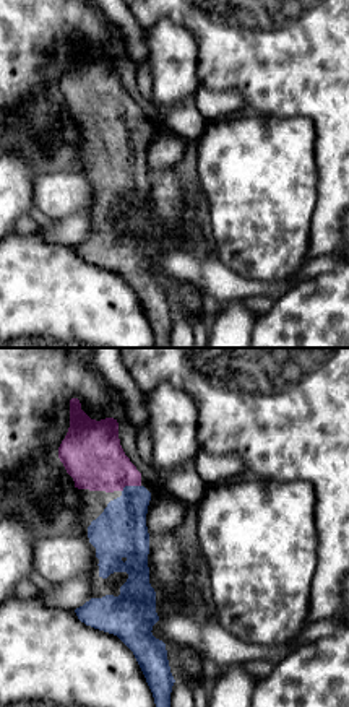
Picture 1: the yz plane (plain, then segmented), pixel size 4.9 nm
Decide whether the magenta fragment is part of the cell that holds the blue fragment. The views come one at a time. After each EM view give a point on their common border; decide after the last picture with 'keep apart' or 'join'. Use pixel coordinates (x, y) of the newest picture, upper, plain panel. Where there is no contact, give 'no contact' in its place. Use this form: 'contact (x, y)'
contact (130, 122)

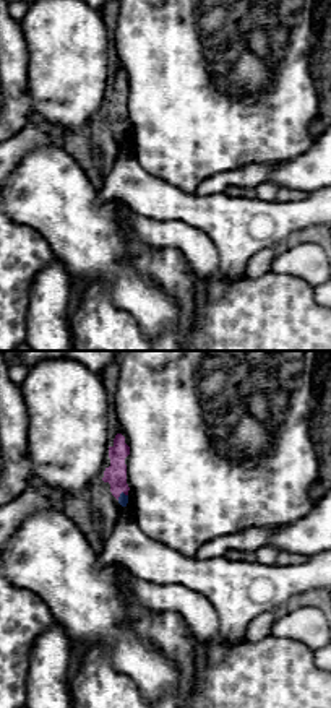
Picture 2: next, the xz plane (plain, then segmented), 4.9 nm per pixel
contact (120, 130)

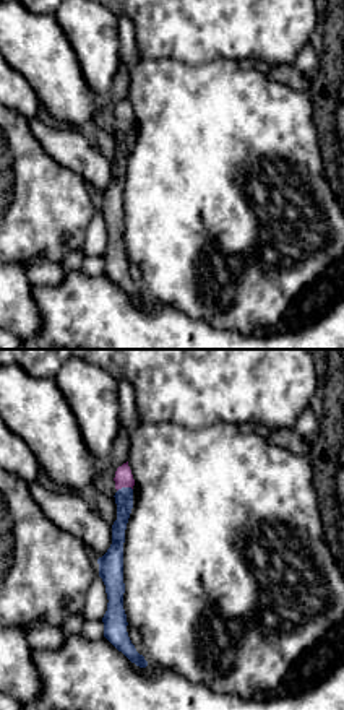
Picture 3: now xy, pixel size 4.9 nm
contact (124, 124)

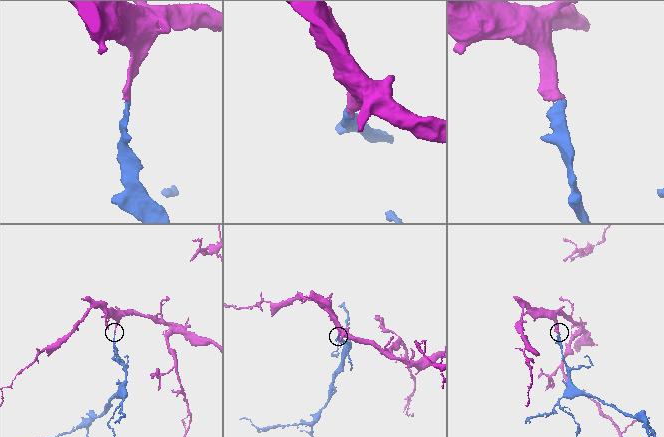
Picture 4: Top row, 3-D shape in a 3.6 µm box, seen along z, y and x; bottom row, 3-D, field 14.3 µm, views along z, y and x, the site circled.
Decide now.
join

